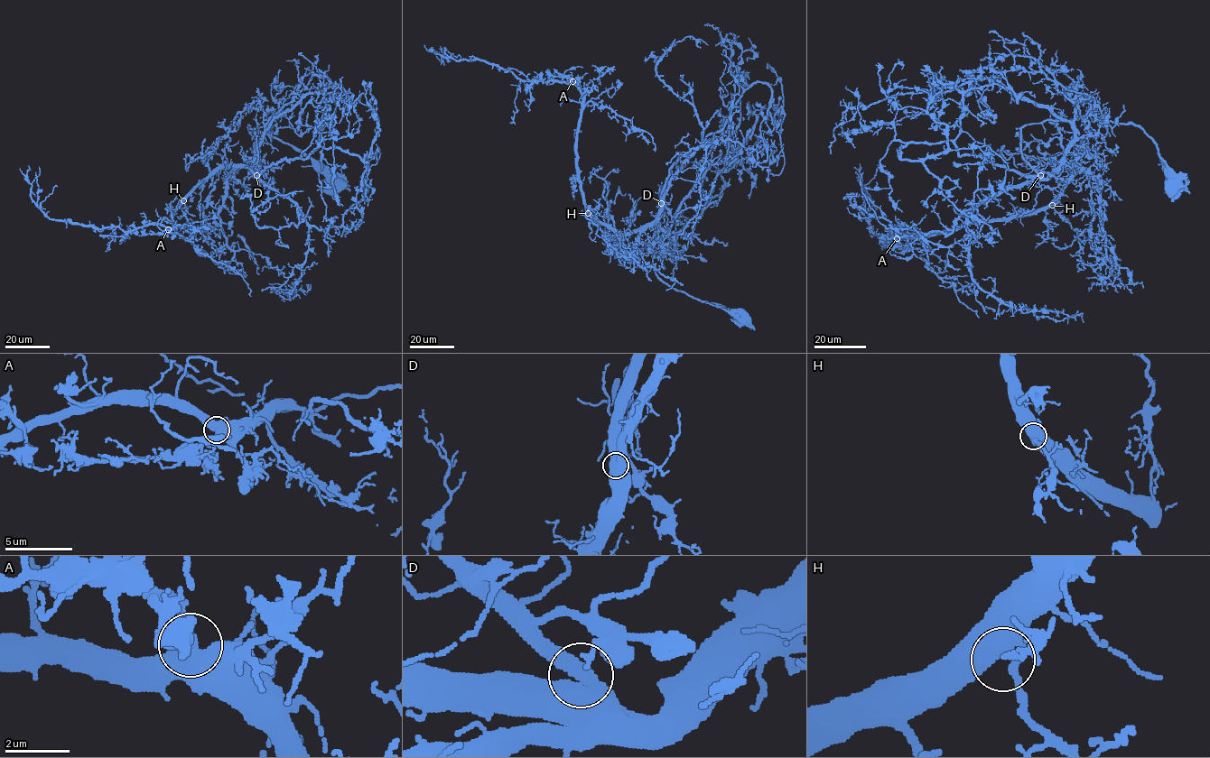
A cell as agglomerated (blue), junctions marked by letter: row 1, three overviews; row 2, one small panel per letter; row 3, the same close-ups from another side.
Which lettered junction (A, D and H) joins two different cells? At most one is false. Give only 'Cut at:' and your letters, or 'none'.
Cut at: none

